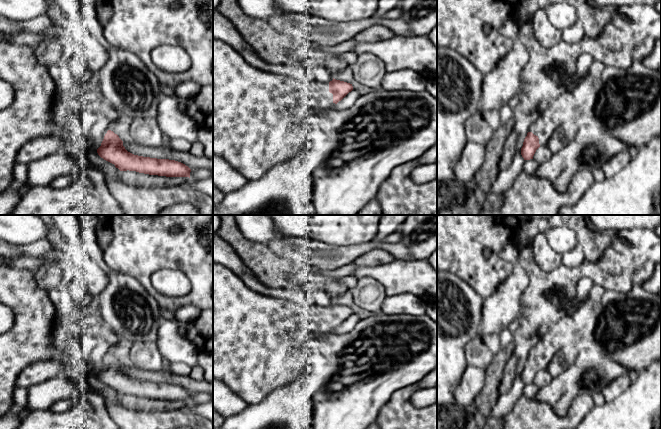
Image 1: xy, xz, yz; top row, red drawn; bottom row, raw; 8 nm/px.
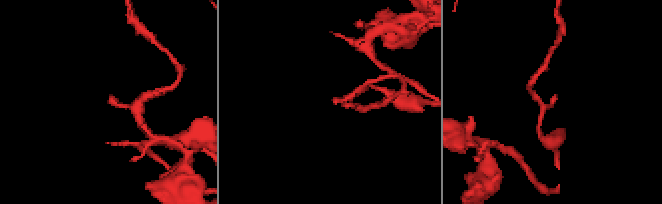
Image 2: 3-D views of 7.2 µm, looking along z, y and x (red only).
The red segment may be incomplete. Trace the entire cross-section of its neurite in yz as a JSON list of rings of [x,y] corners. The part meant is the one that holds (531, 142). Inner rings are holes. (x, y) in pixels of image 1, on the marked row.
[[[543,115],[538,118],[529,127],[527,136],[523,142],[521,155],[524,160],[533,159],[536,150],[548,142],[556,128],[557,123],[547,115]]]

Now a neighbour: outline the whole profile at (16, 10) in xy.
[[[0,0],[0,15],[12,21],[27,21],[48,15],[46,0]]]

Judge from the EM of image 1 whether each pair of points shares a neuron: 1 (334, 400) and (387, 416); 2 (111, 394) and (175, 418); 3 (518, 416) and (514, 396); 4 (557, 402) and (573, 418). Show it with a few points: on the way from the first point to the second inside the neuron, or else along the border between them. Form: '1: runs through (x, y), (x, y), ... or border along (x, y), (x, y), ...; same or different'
1: border along (392, 394), (380, 409), (376, 418); different
2: border along (119, 401), (105, 402); different
3: border along (523, 395), (503, 418); different
4: border along (582, 394), (573, 399), (562, 416), (545, 403); different

